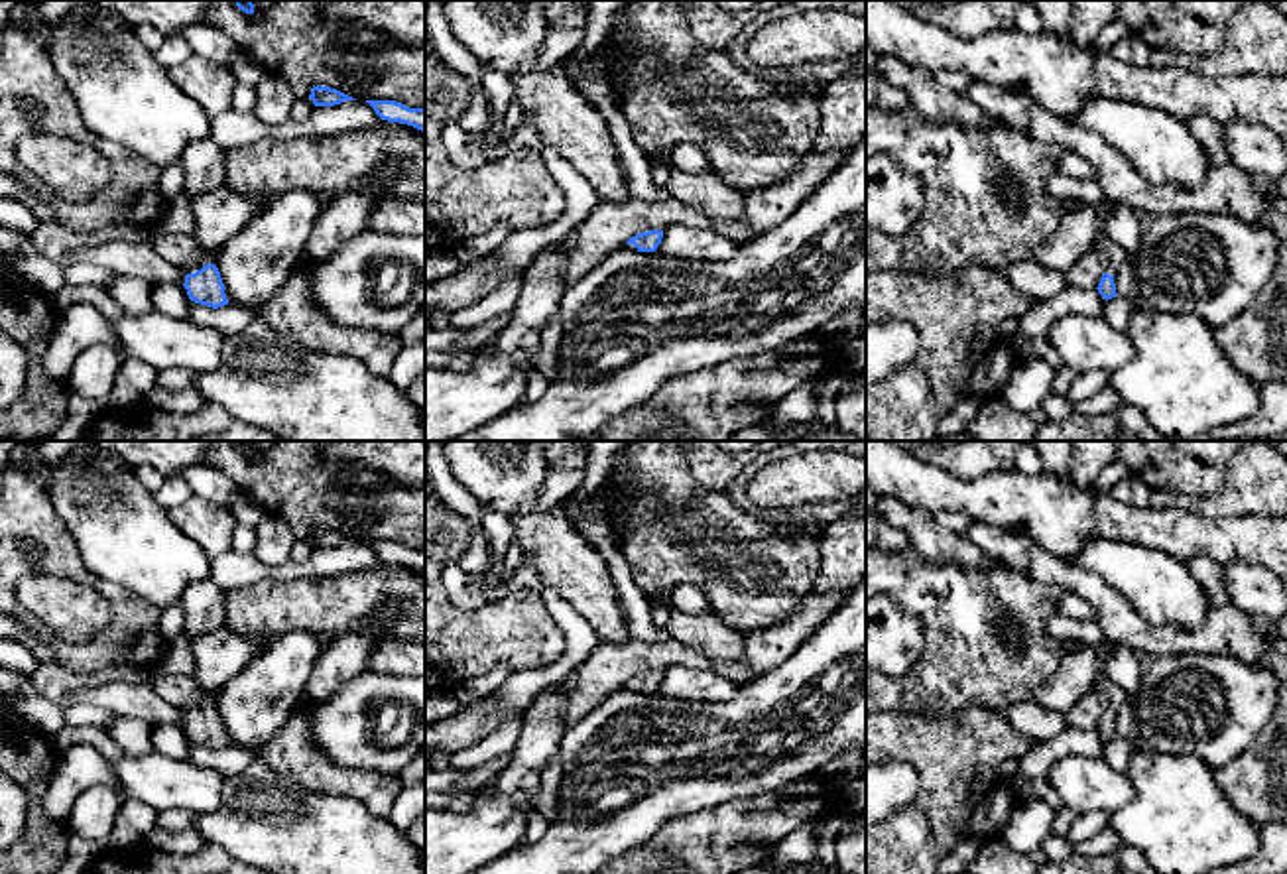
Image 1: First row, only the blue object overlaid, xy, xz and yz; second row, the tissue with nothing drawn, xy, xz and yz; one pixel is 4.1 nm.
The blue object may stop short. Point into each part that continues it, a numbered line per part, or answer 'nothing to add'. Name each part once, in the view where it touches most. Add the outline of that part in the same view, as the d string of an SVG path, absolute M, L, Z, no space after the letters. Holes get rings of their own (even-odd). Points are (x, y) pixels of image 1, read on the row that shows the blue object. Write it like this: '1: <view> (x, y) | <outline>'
1: xy (182, 250) | M148 234L152 248L169 264L183 268L187 274L195 274L209 262L209 252L203 250L195 238L185 234Z

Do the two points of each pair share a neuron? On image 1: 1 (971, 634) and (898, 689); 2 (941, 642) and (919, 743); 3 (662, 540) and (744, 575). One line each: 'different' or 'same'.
1: same
2: different
3: same

